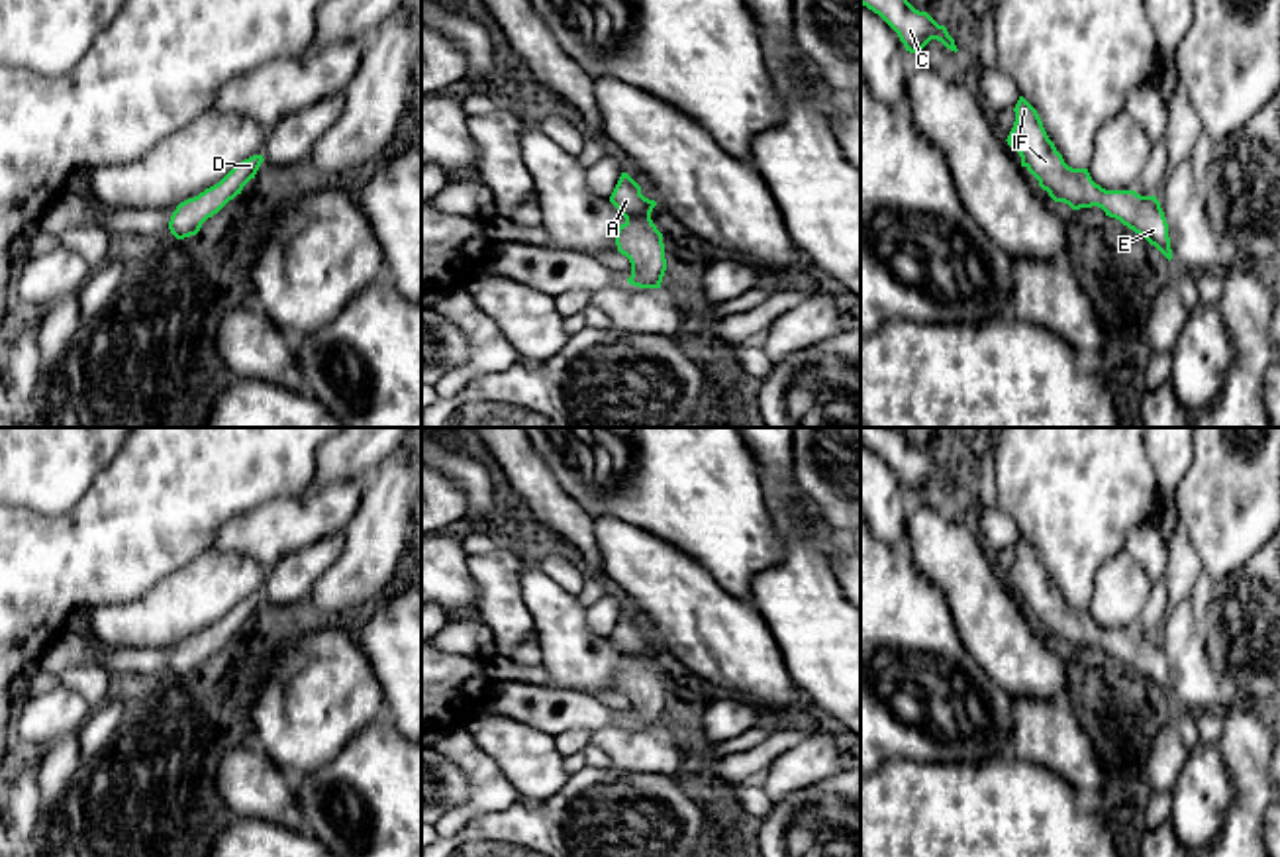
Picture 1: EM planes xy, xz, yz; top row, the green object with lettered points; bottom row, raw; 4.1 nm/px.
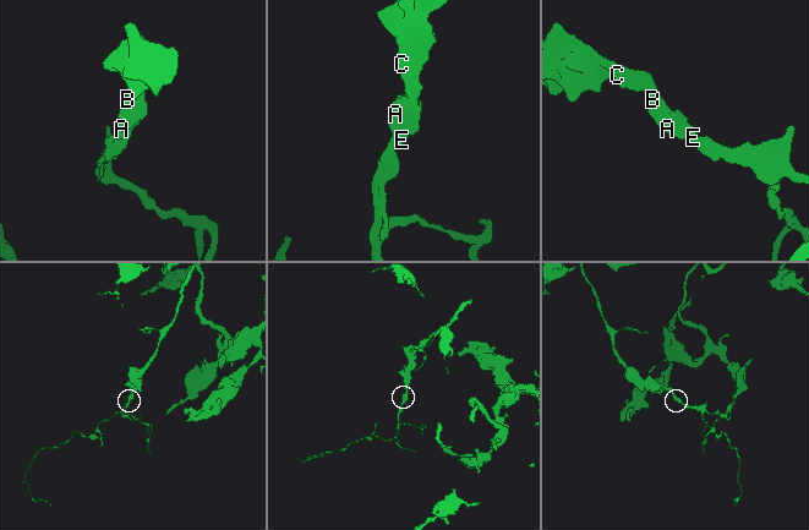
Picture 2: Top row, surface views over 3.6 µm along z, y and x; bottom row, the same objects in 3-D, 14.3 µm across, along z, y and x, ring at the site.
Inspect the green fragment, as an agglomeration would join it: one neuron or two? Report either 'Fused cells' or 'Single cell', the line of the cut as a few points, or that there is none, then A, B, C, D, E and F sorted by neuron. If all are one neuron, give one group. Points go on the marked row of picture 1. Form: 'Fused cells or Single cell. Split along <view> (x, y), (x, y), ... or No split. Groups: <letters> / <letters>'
Single cell. No split. Groups: A B C D E F

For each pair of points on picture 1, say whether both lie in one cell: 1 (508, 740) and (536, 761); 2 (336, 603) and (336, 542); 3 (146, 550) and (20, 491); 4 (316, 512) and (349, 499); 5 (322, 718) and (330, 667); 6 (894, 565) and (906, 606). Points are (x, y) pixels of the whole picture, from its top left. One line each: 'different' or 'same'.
1: same
2: different
3: different
4: same
5: same
6: same

